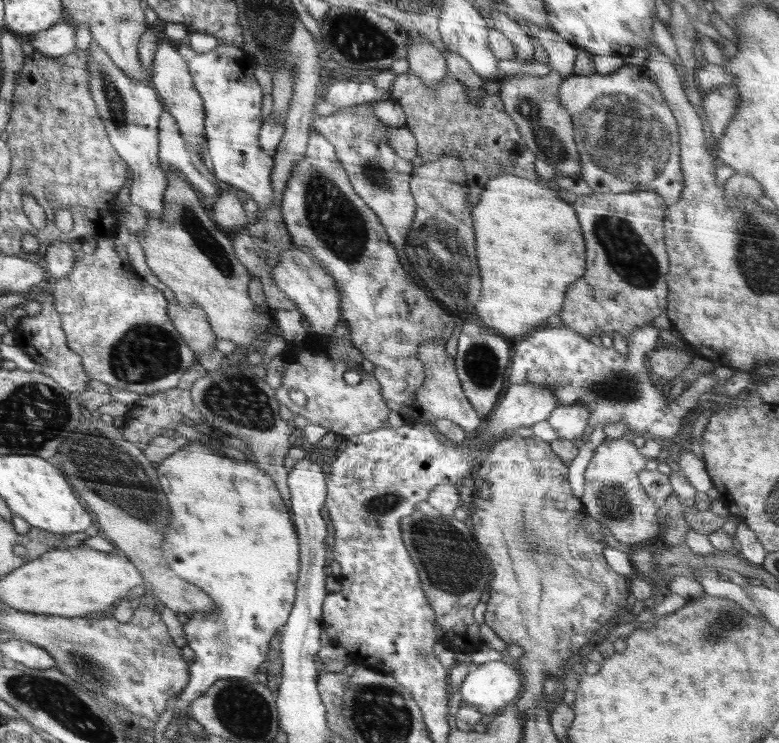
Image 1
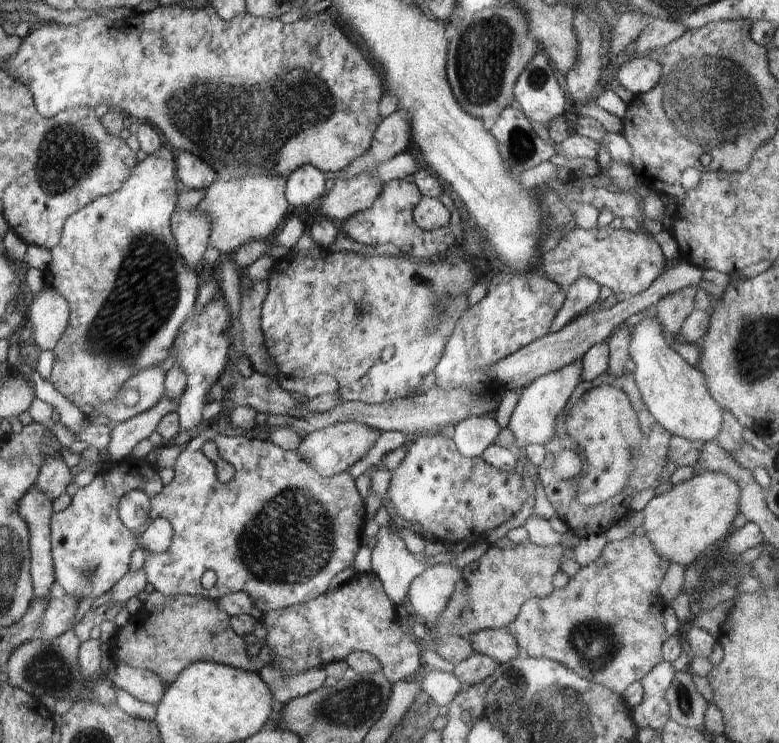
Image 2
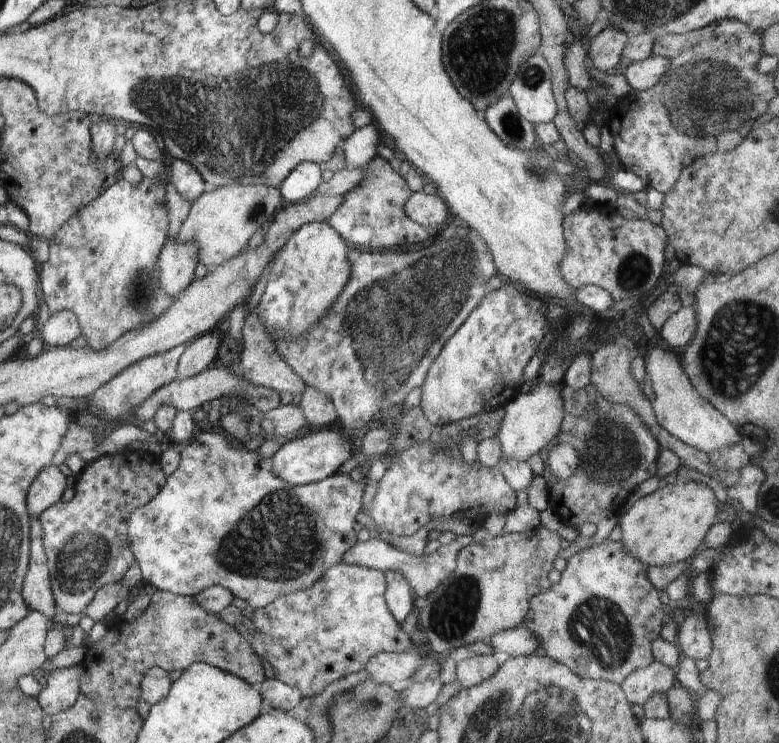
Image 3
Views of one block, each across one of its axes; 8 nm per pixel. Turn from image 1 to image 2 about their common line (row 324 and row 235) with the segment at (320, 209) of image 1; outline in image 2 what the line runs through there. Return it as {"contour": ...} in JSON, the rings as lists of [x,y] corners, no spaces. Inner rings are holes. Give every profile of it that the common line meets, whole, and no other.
{"contour":[[[392,179],[383,184],[383,189],[376,202],[362,213],[350,216],[341,224],[340,233],[346,234],[352,240],[363,245],[384,245],[392,243],[402,252],[418,262],[434,262],[438,256],[442,256],[455,247],[454,234],[450,227],[422,230],[413,219],[414,207],[420,202],[422,194],[416,183],[405,179]]]}

